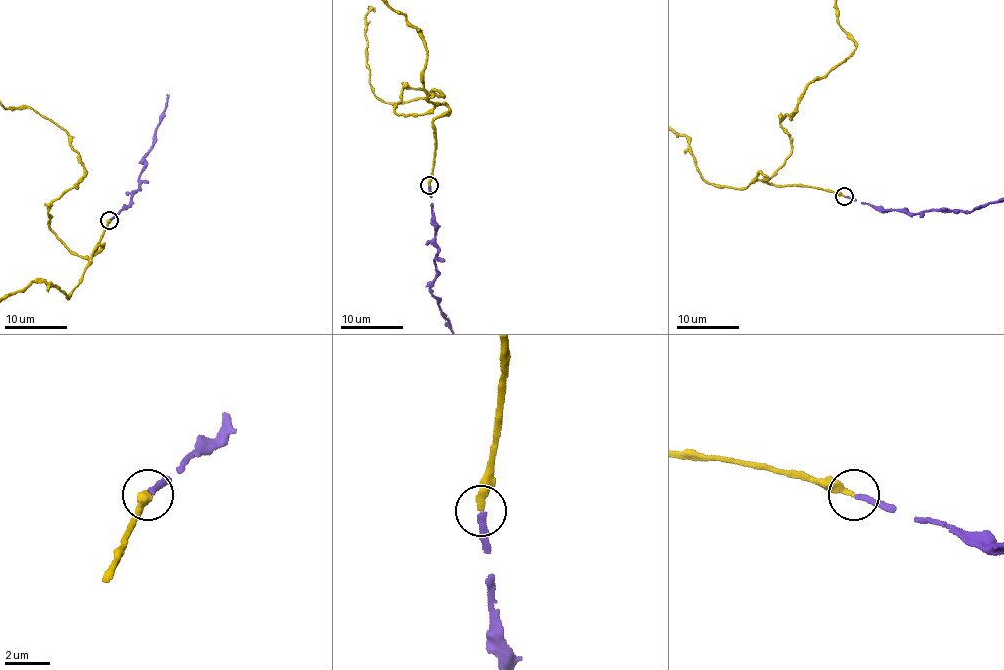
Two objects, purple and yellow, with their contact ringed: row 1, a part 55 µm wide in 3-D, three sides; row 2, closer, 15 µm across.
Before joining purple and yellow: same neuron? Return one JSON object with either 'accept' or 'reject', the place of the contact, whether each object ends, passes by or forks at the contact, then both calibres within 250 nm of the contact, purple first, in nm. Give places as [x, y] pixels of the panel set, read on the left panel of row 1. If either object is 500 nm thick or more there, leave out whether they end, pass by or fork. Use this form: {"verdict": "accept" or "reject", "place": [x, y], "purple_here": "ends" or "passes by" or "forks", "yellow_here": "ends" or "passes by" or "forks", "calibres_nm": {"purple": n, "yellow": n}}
{"verdict": "accept", "place": [109, 220], "purple_here": "ends", "yellow_here": "ends", "calibres_nm": {"purple": 240, "yellow": 280}}

